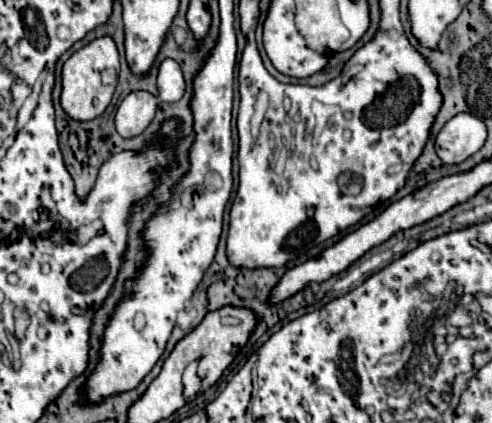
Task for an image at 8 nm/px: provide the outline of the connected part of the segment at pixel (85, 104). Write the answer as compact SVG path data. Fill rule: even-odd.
M109 35L97 37L91 43L87 43L85 47L81 47L79 51L75 51L63 65L63 91L61 91L61 105L65 109L65 113L71 119L77 121L89 121L95 119L97 115L101 115L107 105L111 103L113 85L103 85L101 83L101 71L105 67L119 67L119 53L115 47L115 41Z

